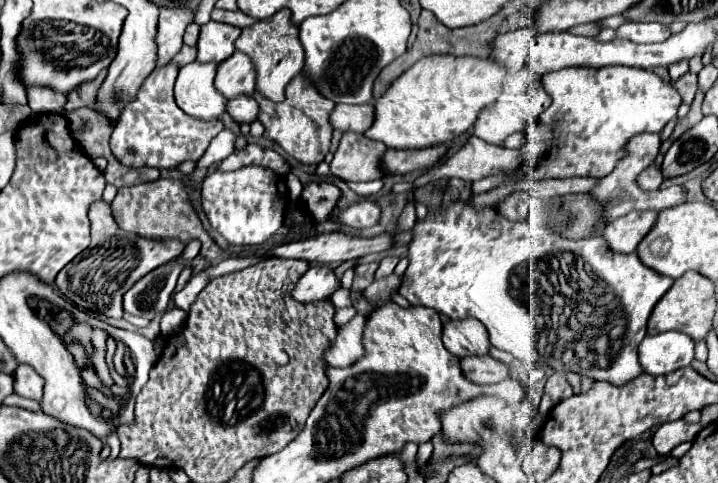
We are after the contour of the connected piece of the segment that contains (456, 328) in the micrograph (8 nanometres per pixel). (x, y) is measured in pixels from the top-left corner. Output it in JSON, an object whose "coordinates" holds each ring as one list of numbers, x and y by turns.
{"coordinates":[[476,319,448,321,444,325,444,337,442,339,444,339,446,349,460,359,468,357,468,355,486,355,490,349,488,331]]}

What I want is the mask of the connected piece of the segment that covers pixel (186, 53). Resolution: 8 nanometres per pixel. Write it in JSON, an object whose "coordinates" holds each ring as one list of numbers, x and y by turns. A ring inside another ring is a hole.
{"coordinates":[[182,45,182,49,172,57,170,63,178,65,178,67,184,67,186,63,192,63,196,59,196,47,188,47,188,45]]}

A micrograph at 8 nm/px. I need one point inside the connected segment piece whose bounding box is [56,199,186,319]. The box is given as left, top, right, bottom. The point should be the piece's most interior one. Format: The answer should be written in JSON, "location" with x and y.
{"location":[96,281]}

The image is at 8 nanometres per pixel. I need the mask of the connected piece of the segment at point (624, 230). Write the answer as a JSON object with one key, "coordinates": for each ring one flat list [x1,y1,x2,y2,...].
{"coordinates":[[632,211,604,227,604,239,618,253,634,253,656,223,658,211]]}

